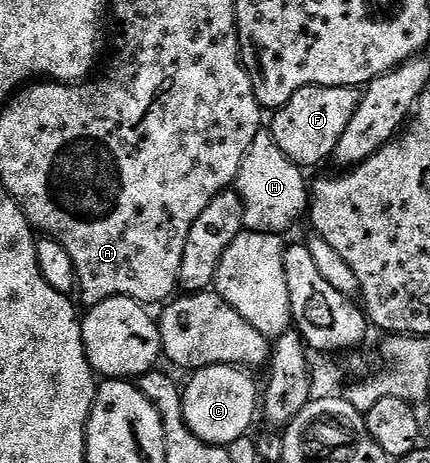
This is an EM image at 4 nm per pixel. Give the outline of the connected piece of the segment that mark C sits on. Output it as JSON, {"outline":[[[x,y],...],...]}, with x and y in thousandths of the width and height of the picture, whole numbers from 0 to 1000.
{"outline":[[[493,788],[442,812],[440,834],[426,840],[426,896],[449,937],[493,961],[530,965],[581,933],[588,907],[602,901],[602,832],[579,806],[547,788]]]}

